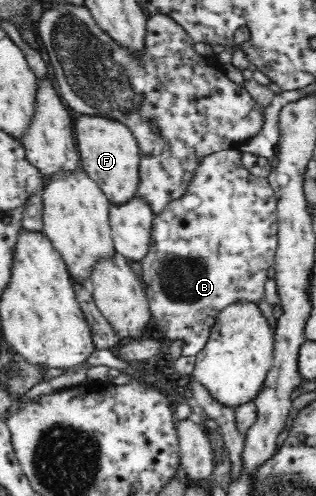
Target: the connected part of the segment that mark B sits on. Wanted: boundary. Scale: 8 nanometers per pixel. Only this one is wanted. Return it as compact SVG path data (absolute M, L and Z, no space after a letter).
M235 150L220 151L211 154L203 160L203 163L199 166L199 171L192 179L188 192L182 198L172 201L160 215L155 216L153 223L154 242L152 243L147 258L141 264L143 268L142 279L145 283L150 314L154 318L157 318L159 330L164 332L164 337L183 339L182 354L186 356L195 357L204 350L208 339L211 337L211 330L214 328L219 314L224 309L239 302L257 303L264 297L264 282L268 279L267 270L274 262L274 252L277 248L277 199L270 183L266 179L251 174L247 168L242 168L240 159L238 159L239 153L239 151Z

